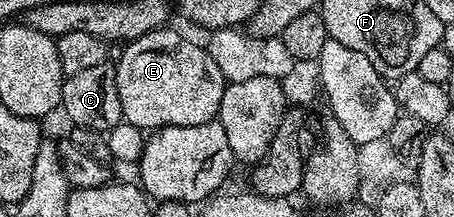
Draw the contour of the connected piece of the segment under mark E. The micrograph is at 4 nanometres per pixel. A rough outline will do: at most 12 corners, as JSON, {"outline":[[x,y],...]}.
{"outline":[[165,26],[115,61],[127,123],[219,117],[226,81],[207,47]]}

